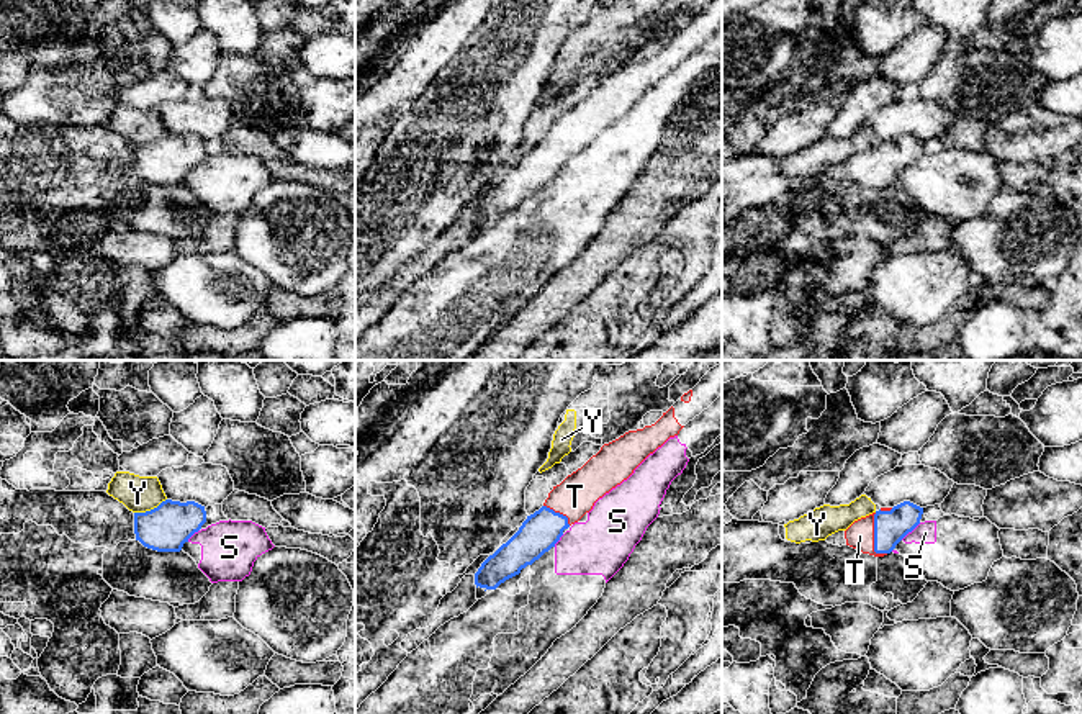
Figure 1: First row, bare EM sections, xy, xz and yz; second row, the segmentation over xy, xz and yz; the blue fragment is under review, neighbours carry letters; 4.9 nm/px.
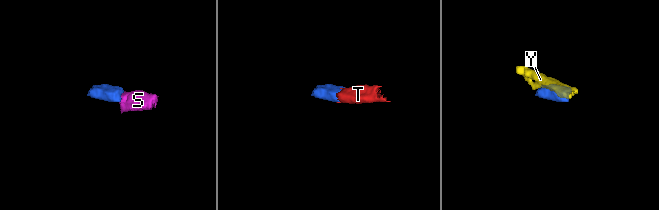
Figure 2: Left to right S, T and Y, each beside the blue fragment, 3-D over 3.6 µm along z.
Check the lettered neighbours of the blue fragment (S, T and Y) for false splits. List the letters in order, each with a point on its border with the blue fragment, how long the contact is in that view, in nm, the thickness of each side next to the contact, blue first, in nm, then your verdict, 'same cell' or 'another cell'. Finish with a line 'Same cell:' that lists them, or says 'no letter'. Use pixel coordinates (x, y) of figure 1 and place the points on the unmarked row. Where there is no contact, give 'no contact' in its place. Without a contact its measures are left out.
S: yz (910, 164) | 130 nm | 160/110 nm | another cell
T: yz (874, 171) | 220 nm | 160/140 nm | same cell
Y: xy (151, 143) | 180 nm | 220/180 nm | another cell
Same cell: T

